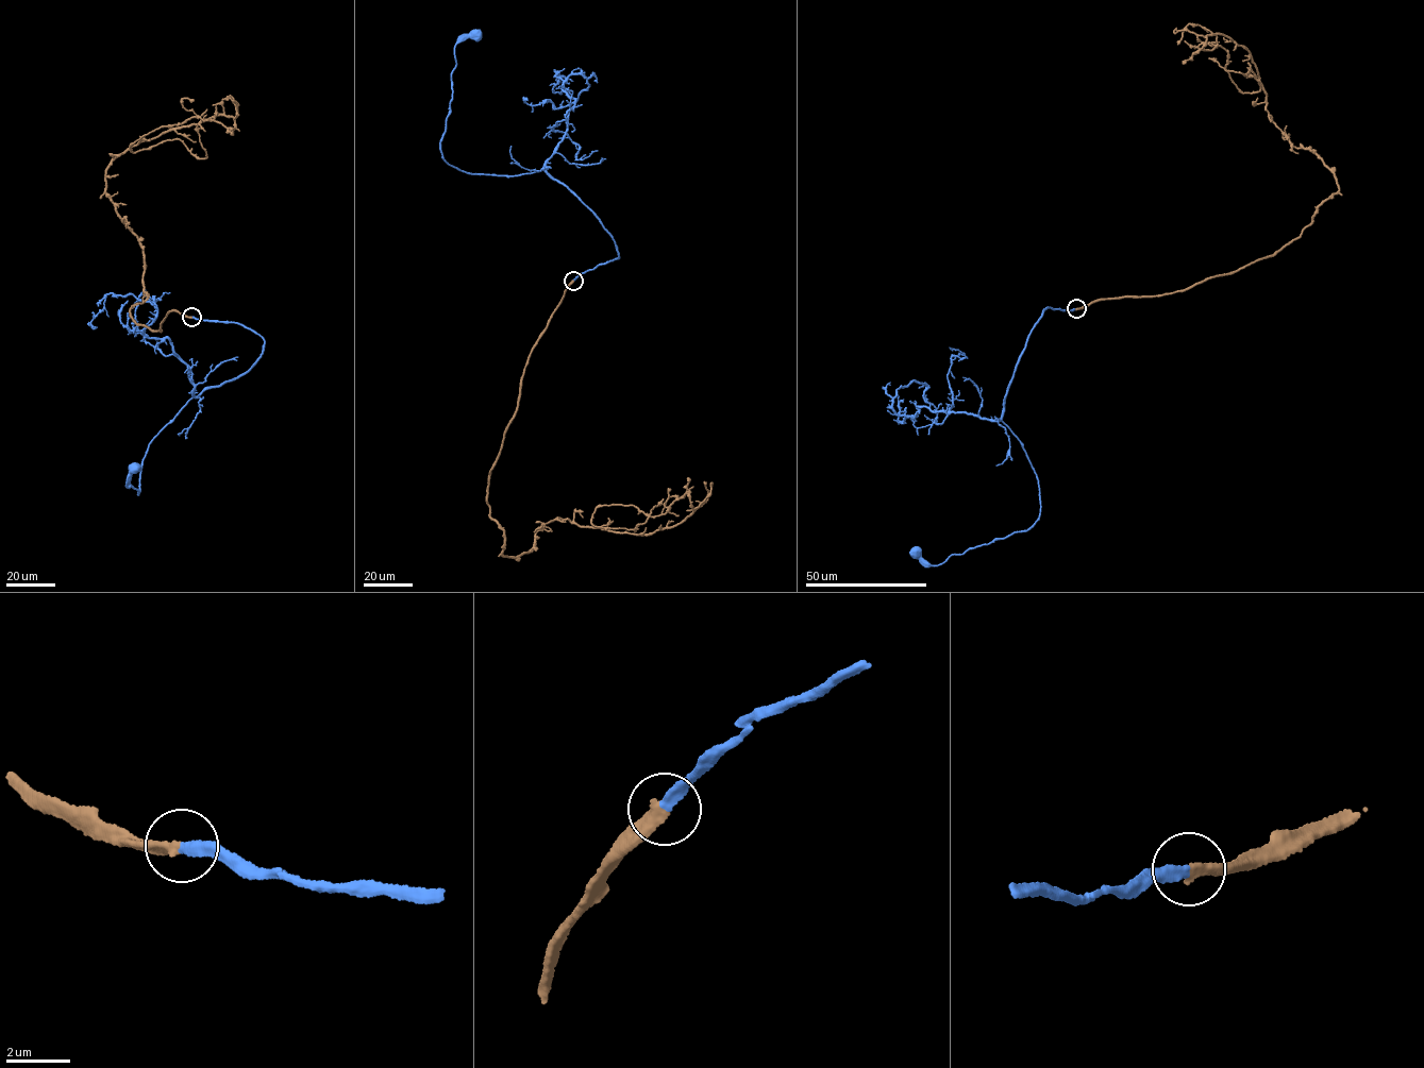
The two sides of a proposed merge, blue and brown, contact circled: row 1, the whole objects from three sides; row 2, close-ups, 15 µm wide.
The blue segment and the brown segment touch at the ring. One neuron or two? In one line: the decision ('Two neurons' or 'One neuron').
One neuron

